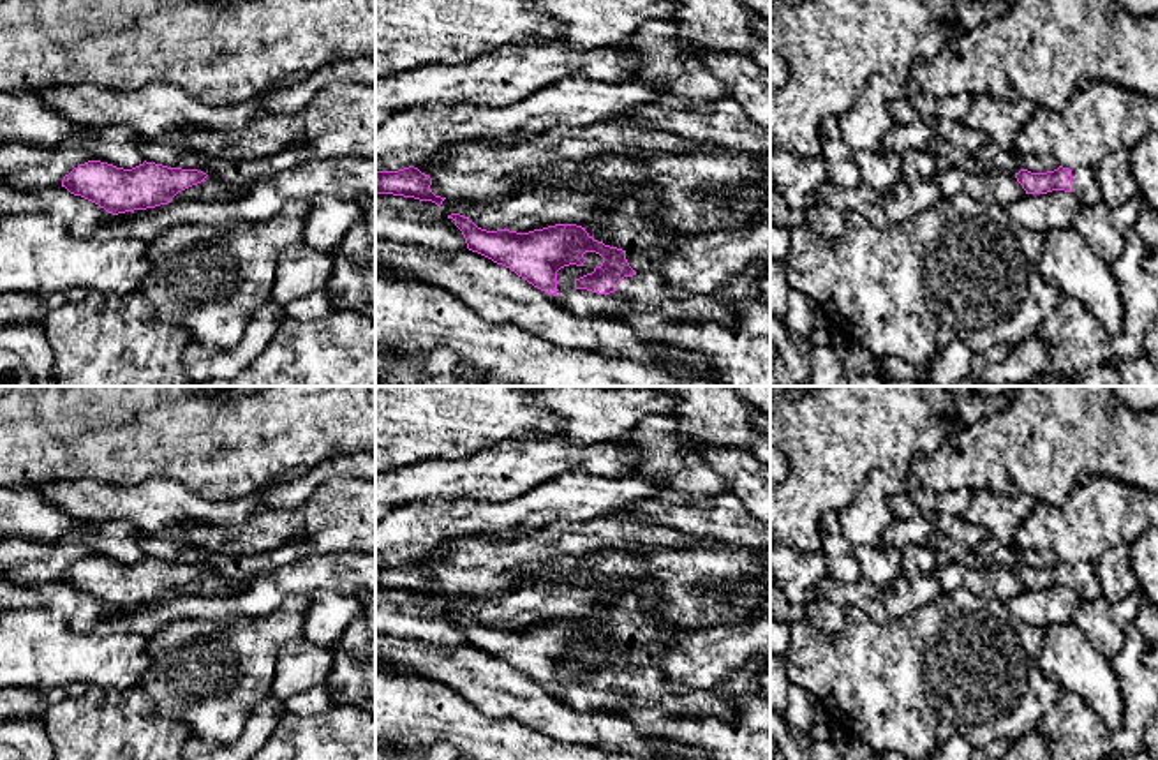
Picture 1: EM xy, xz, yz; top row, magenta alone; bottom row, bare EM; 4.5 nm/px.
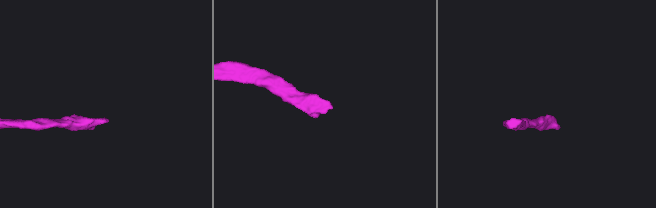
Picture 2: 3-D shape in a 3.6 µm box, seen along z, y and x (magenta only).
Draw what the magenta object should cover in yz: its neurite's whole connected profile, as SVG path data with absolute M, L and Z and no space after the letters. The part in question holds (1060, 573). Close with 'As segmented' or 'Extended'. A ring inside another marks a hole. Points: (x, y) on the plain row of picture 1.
M1059 561L1047 568L1031 568L1021 564L1015 568L1017 577L1026 589L1047 589L1052 585L1073 587L1084 601L1096 601L1102 596L1100 582L1095 571L1095 563L1079 561L1068 564Z. Extended

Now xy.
M88 555L65 570L62 582L118 610L167 600L178 587L204 577L206 571L197 564L167 563L146 555L132 564Z. As segmented

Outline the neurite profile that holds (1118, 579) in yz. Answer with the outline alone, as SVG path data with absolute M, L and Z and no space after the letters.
M1126 543L1105 548L1095 563L1095 571L1102 596L1109 603L1116 603L1130 594L1140 592L1140 584L1130 564L1130 550Z

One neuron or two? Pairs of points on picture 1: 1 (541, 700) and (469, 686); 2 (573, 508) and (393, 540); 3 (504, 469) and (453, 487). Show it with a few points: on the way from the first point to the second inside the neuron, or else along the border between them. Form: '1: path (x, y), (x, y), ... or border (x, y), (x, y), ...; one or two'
1: path (524, 695), (513, 693), (508, 688), (487, 686); one
2: path (529, 514), (510, 519), (452, 521), (437, 528); one
3: path (492, 475), (466, 476); one

